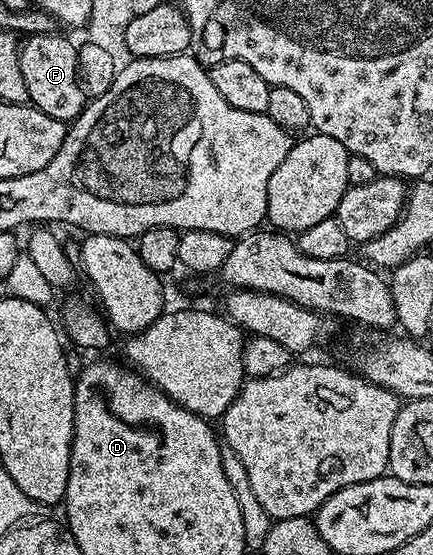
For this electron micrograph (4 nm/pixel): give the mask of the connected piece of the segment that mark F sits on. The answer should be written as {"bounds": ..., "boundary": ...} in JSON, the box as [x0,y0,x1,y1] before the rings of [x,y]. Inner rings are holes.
{"bounds":[20,33,86,121],"boundary":[[[63,33],[55,35],[29,35],[20,45],[20,64],[22,65],[22,78],[26,81],[28,103],[55,119],[71,121],[83,113],[86,106],[84,88],[80,85],[78,73],[77,44],[71,43]]]}

